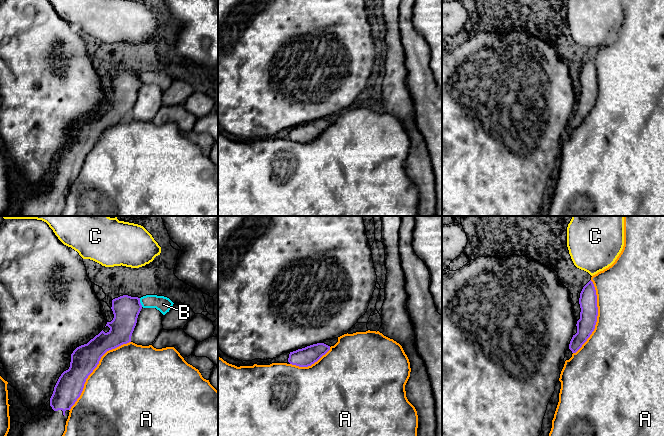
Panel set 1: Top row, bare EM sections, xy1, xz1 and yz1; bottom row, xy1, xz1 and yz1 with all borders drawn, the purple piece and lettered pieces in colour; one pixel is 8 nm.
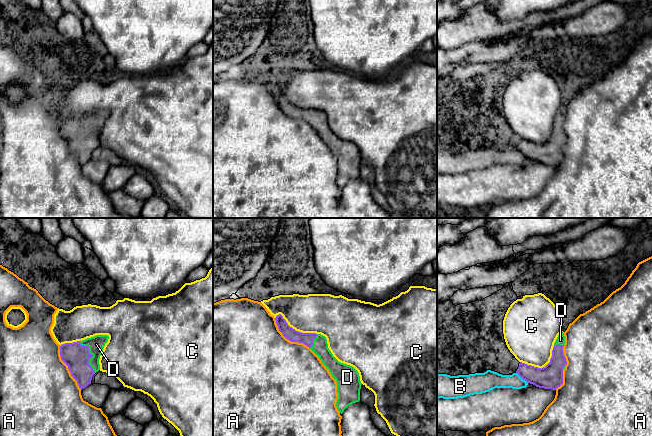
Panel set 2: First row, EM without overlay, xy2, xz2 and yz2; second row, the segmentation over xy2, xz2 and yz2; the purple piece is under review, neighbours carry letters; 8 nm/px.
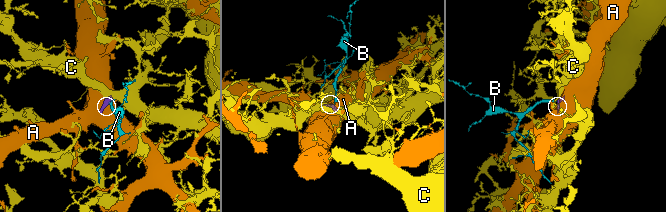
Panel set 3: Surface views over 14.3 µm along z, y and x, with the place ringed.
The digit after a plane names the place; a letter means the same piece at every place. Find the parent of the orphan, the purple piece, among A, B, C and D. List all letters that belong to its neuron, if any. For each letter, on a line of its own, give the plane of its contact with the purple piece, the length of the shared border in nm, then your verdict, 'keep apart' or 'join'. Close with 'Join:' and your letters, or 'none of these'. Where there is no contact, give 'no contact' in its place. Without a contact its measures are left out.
A: contact in xy1; length 750 nm; keep apart
B: contact in yz2; length 130 nm; keep apart
C: contact in xz2; length 360 nm; keep apart
D: contact in xy2; length 280 nm; join
Join: D

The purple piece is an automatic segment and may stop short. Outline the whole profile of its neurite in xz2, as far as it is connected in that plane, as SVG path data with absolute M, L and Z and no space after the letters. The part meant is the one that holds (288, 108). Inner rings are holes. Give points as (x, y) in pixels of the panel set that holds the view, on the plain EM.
M281 90L277 91L276 100L283 112L291 118L303 119L309 123L329 146L337 158L338 175L336 183L339 189L351 180L360 177L361 157L358 147L347 140L339 138L328 124L325 112L316 109L302 109L288 101Z

